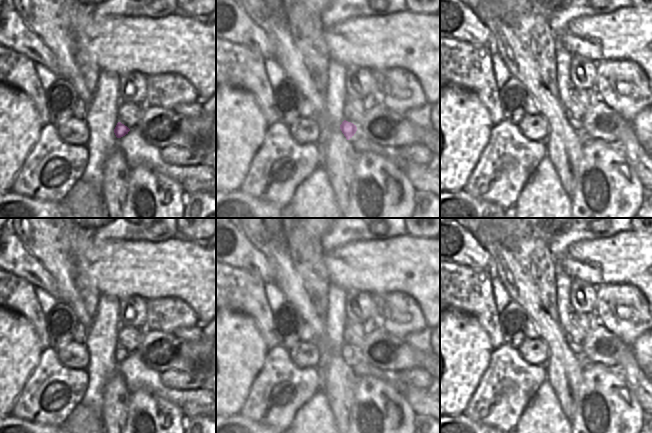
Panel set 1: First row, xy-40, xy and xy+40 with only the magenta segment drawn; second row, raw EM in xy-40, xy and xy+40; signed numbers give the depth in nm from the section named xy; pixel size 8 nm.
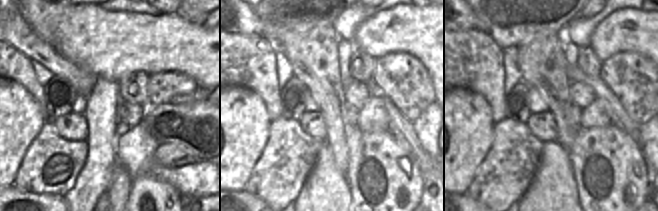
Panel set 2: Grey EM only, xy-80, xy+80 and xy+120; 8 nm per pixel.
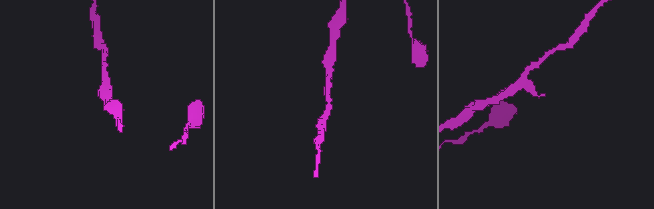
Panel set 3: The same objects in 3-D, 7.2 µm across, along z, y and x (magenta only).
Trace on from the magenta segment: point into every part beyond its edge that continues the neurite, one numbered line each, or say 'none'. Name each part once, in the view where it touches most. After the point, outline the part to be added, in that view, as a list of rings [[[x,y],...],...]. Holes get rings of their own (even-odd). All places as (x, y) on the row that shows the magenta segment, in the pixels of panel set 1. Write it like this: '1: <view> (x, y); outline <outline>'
none

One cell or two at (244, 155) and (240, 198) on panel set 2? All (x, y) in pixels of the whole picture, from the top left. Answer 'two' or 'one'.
two

